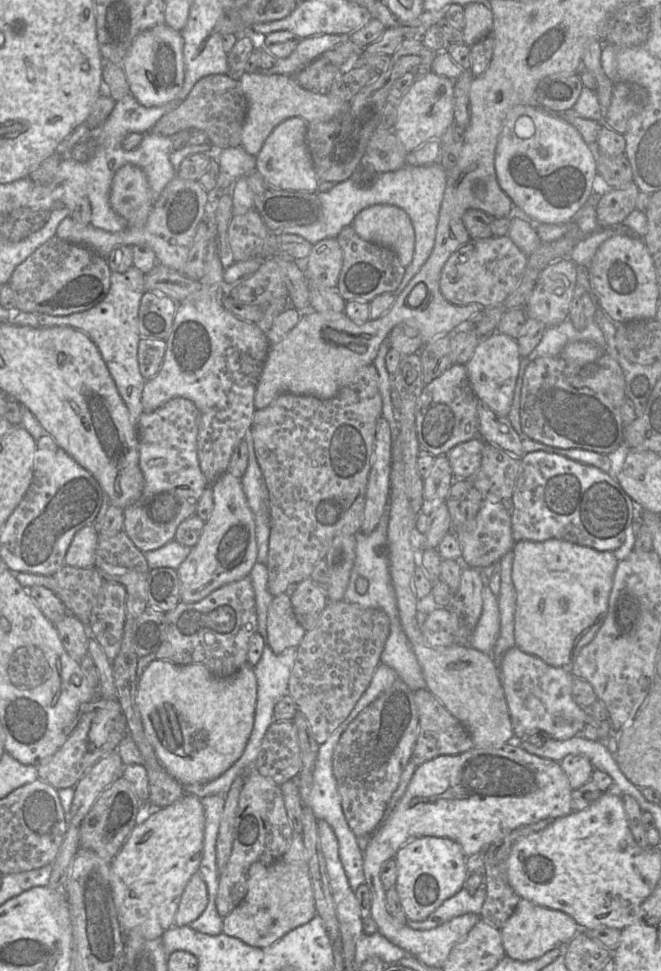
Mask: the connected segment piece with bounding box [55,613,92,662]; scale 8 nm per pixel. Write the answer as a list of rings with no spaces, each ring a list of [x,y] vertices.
[[[68,613],[55,627],[67,653],[80,662],[88,654],[88,641],[92,637],[87,626]]]

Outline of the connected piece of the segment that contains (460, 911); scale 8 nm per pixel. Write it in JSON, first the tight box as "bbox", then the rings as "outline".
{"bbox":[405,881,487,930],"outline":[[[485,881],[475,894],[471,894],[466,887],[463,887],[454,896],[445,900],[427,919],[423,921],[407,920],[405,924],[415,930],[430,930],[467,913],[480,915],[486,896],[487,884]]]}

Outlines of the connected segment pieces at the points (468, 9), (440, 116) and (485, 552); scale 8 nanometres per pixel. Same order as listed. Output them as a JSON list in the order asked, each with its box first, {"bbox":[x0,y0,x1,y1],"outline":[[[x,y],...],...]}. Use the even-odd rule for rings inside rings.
[{"bbox":[462,3,493,47],"outline":[[[469,3],[464,7],[465,24],[462,29],[463,43],[469,47],[487,35],[493,29],[493,13],[488,5]]]},{"bbox":[394,71,454,154],"outline":[[[429,71],[415,80],[396,104],[394,133],[409,154],[425,142],[439,140],[454,121],[454,80]]]},{"bbox":[456,498,515,568],"outline":[[[484,498],[474,520],[463,526],[456,535],[460,545],[462,565],[471,568],[485,568],[499,560],[512,550],[515,540],[512,534],[509,501],[498,498]]]}]

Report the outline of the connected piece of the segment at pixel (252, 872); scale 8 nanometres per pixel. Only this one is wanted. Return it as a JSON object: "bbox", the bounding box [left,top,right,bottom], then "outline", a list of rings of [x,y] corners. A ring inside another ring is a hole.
{"bbox":[223,833,316,948],"outline":[[[294,833],[292,840],[277,861],[271,864],[254,862],[248,871],[248,892],[239,906],[223,919],[223,933],[252,947],[265,948],[281,939],[289,931],[306,924],[316,915],[314,894],[309,874],[306,848],[302,833]]]}

